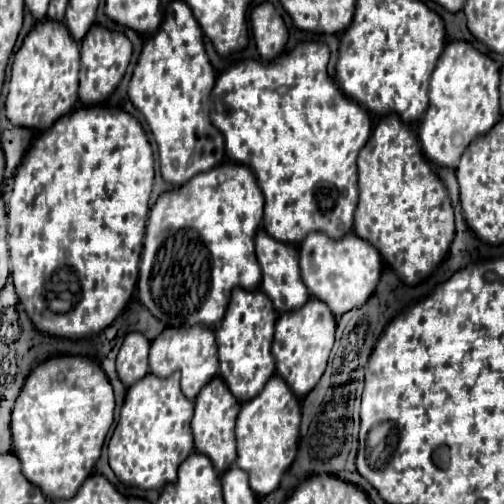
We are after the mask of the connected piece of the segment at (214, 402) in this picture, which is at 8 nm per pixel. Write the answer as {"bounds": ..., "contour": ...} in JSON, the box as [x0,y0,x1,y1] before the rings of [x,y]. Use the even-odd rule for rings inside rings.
{"bounds":[192,377,240,473],"contour":[[[214,377],[210,383],[206,383],[196,397],[196,411],[194,411],[194,419],[192,419],[194,445],[196,445],[196,451],[210,457],[210,461],[214,463],[214,469],[218,473],[224,473],[236,461],[234,423],[236,423],[238,411],[240,411],[240,403],[228,391],[228,385],[222,381],[222,377]]]}

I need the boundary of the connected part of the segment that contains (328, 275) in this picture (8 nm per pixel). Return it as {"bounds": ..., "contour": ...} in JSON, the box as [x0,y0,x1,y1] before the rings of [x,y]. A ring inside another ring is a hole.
{"bounds":[300,231,382,317],"contour":[[[312,231],[300,243],[302,255],[302,279],[310,289],[310,295],[328,303],[336,317],[344,315],[354,307],[362,307],[366,299],[378,285],[382,271],[382,257],[366,239],[360,239],[354,233],[344,235],[342,239],[332,239],[326,233]]]}

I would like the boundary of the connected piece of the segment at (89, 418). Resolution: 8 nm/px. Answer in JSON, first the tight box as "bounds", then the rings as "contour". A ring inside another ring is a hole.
{"bounds":[12,355,114,499],"contour":[[[58,355],[36,365],[26,377],[26,383],[12,411],[14,455],[22,463],[24,477],[30,483],[38,485],[42,493],[52,499],[70,499],[72,495],[76,495],[82,481],[92,473],[112,421],[114,421],[112,385],[96,361],[82,355]]]}

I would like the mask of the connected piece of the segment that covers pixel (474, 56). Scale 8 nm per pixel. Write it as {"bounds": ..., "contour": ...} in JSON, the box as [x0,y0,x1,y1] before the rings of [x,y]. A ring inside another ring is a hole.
{"bounds":[418,39,502,169],"contour":[[[466,39],[446,43],[446,47],[436,63],[436,69],[430,77],[430,93],[428,93],[430,105],[424,113],[420,129],[418,129],[418,139],[420,139],[422,151],[432,163],[456,169],[456,163],[460,161],[460,155],[464,153],[468,143],[472,143],[472,139],[476,139],[478,135],[488,133],[496,125],[496,121],[502,117],[500,103],[498,103],[498,85],[500,85],[500,67],[496,61],[492,61],[482,51],[474,49],[472,43]]]}

